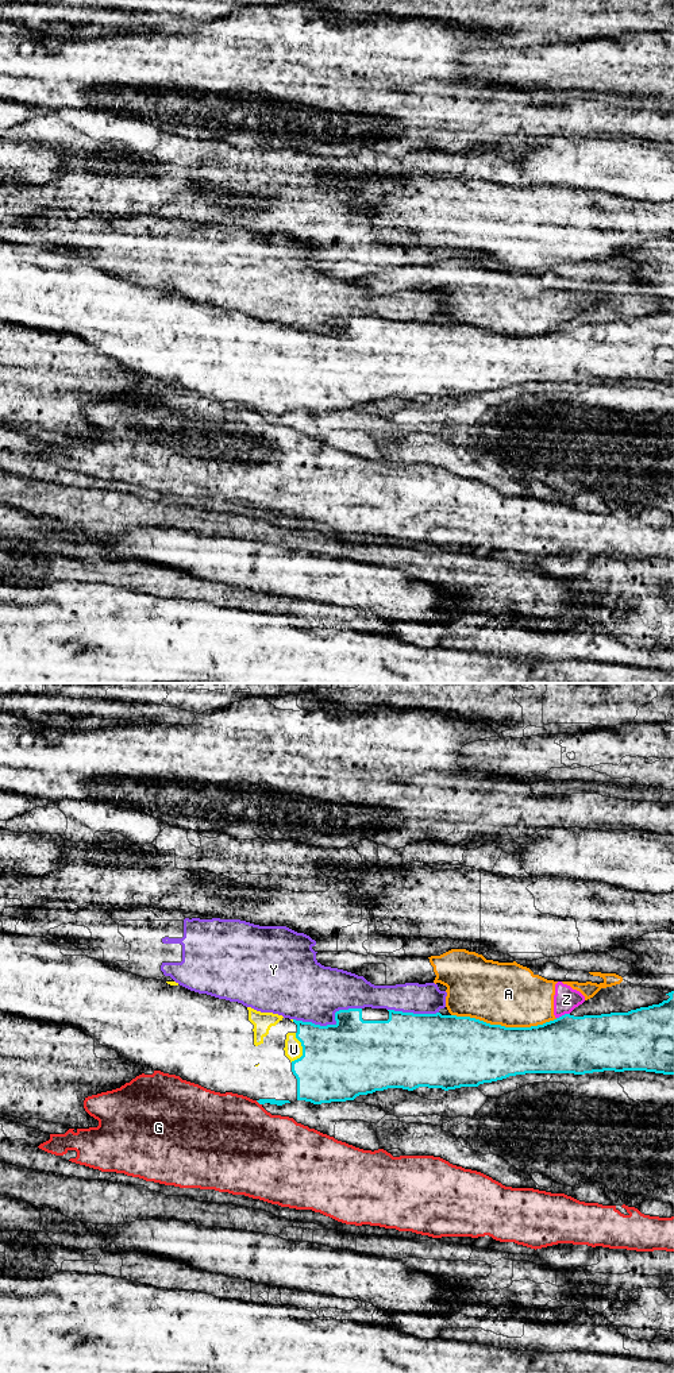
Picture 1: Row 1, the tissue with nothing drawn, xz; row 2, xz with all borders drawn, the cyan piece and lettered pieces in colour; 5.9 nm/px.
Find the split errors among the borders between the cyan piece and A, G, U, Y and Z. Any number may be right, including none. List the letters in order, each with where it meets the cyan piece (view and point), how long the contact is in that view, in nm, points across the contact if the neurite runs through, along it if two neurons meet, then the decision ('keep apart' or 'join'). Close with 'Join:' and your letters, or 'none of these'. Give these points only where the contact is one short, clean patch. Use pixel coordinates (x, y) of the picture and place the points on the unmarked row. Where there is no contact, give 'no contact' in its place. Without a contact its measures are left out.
A: xz (504, 335) | 650 nm | keep apart
G: xz (258, 411) | 50 nm | along xz (255, 409), (261, 413) | keep apart
U: xz (303, 358) | 180 nm | join
Y: xz (331, 334) | 420 nm | keep apart
Z: xz (562, 324) | 90 nm | along xz (569, 321), (557, 327) | keep apart
Join: U

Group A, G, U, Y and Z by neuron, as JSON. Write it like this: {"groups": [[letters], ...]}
{"groups": [["A", "Z"], ["G"], ["U"], ["Y"]]}

